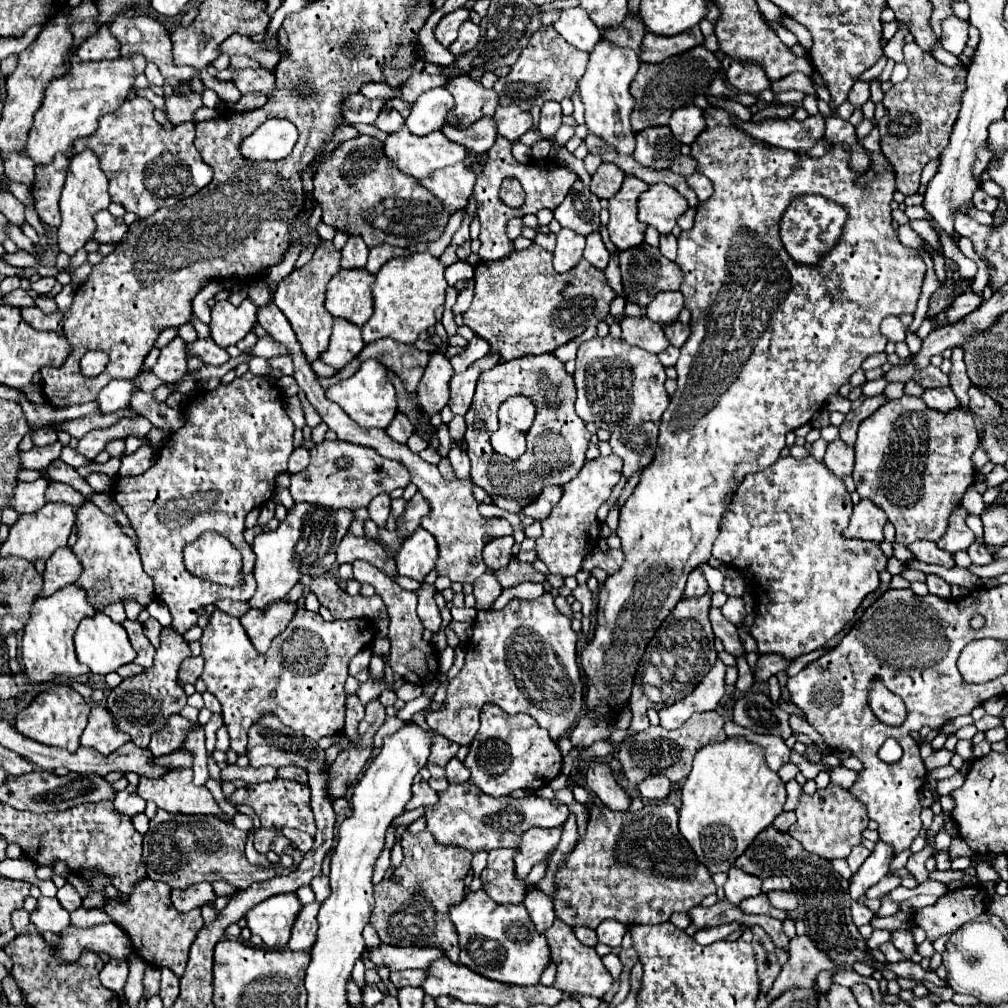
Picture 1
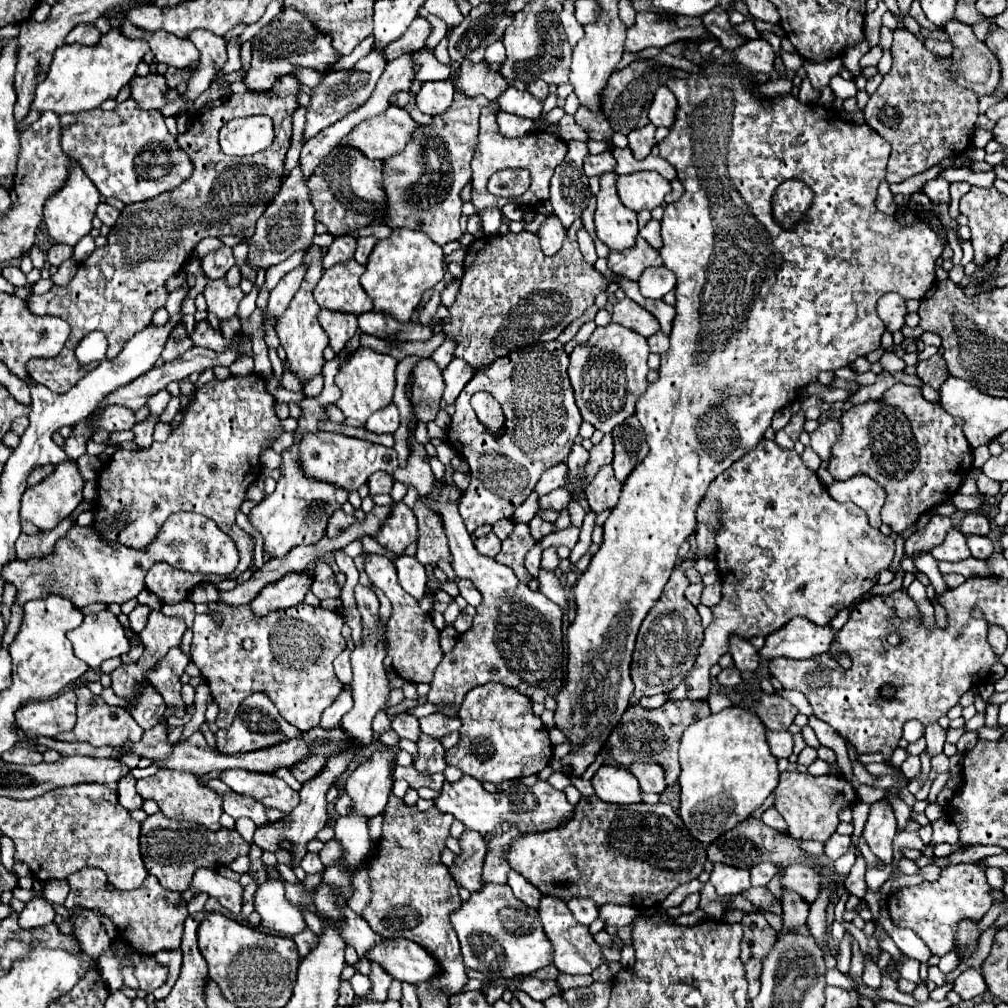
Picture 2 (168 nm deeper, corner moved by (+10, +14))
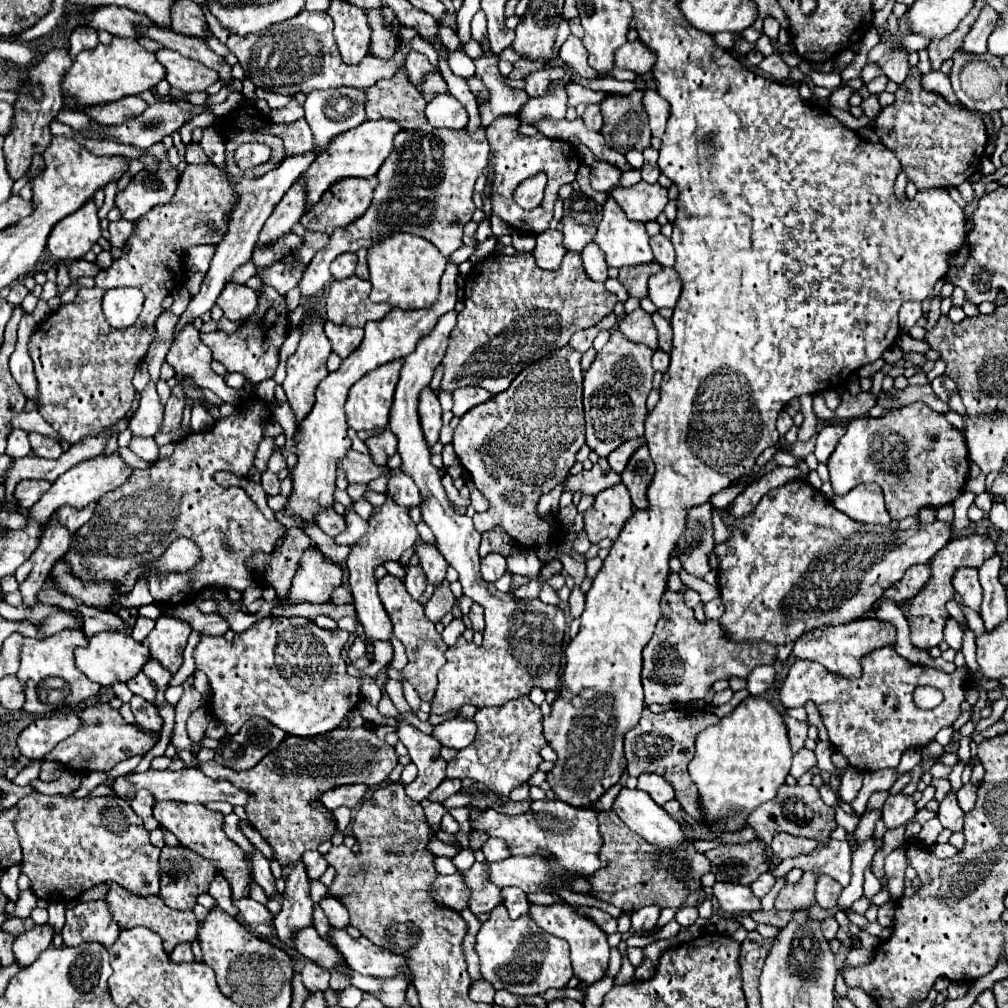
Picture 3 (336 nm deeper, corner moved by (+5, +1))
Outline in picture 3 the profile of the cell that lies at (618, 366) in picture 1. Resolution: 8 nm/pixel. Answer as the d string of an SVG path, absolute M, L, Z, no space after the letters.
M614 330L606 346L598 352L590 370L584 372L584 412L586 412L586 444L598 456L608 456L622 442L644 436L646 396L652 390L652 354L648 346L630 342L622 332Z

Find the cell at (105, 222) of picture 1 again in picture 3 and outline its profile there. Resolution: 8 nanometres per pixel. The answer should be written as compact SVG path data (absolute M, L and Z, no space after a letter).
M120 218L116 222L110 222L108 230L110 230L110 244L116 248L122 248L134 230L134 224L130 220Z

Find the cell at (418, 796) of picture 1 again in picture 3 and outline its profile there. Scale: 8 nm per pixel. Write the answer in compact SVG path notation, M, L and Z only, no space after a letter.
M446 778L428 798L430 798L430 802L444 802L448 796L460 792L460 788L462 788L462 782L460 782L460 780L450 780L450 778Z

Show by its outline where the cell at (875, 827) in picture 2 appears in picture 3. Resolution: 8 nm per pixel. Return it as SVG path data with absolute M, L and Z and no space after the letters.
M914 792L912 796L906 794L896 794L888 796L884 808L882 808L882 820L886 822L888 828L898 828L900 824L906 824L914 814L918 812L916 802L922 798L920 792Z

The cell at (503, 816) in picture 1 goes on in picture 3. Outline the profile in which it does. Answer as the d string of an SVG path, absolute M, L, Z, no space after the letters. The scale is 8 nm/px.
M536 800L530 804L530 812L520 814L520 816L508 816L500 814L496 810L486 810L486 812L470 812L472 816L472 828L486 832L488 836L498 836L508 842L508 848L512 854L542 854L544 858L556 858L558 866L570 874L570 876L582 876L590 878L594 876L596 870L604 868L606 862L598 858L600 848L602 848L602 836L598 828L598 812L594 810L584 810L584 808L574 808L568 806L562 800Z

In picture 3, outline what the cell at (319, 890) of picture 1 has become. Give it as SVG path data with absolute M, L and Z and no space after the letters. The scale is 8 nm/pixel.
M308 850L306 854L302 854L302 862L306 866L308 878L312 878L312 880L318 880L328 866L328 862L324 860L324 856L318 850Z

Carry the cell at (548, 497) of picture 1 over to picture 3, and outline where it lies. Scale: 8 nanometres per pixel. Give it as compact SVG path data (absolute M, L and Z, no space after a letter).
M600 457L590 470L570 476L566 482L566 490L572 490L572 492L580 490L584 494L598 494L618 482L622 482L620 474L614 474L614 470L610 470L610 464L608 464L606 457Z

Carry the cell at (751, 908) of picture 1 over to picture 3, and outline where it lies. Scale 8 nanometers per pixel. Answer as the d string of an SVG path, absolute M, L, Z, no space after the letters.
M758 910L758 912L752 912L750 914L752 920L756 920L758 924L770 924L770 926L776 926L776 928L782 928L788 920L792 920L790 912L778 912L778 910Z

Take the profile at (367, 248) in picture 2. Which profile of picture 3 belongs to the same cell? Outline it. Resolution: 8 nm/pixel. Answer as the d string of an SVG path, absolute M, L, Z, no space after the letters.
M360 248L358 252L358 268L356 268L356 276L362 280L368 280L368 262L366 262L366 248Z

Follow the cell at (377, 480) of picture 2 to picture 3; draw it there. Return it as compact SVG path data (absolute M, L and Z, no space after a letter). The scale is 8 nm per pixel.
M394 470L390 482L388 482L388 496L394 498L396 504L412 508L422 504L422 496L418 494L418 486L414 486L414 480L408 474L402 474L400 470Z

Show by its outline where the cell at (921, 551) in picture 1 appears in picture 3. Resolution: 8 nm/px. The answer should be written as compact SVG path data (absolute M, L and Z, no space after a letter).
M960 568L954 574L954 588L962 596L962 604L974 612L980 612L982 606L982 586L978 582L976 568Z

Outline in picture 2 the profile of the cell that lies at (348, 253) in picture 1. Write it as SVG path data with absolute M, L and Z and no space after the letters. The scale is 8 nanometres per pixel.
M351 235L335 237L333 243L329 245L327 255L323 257L323 267L329 269L337 263L345 263L345 261L353 259L353 253L355 253L355 237L351 237Z

